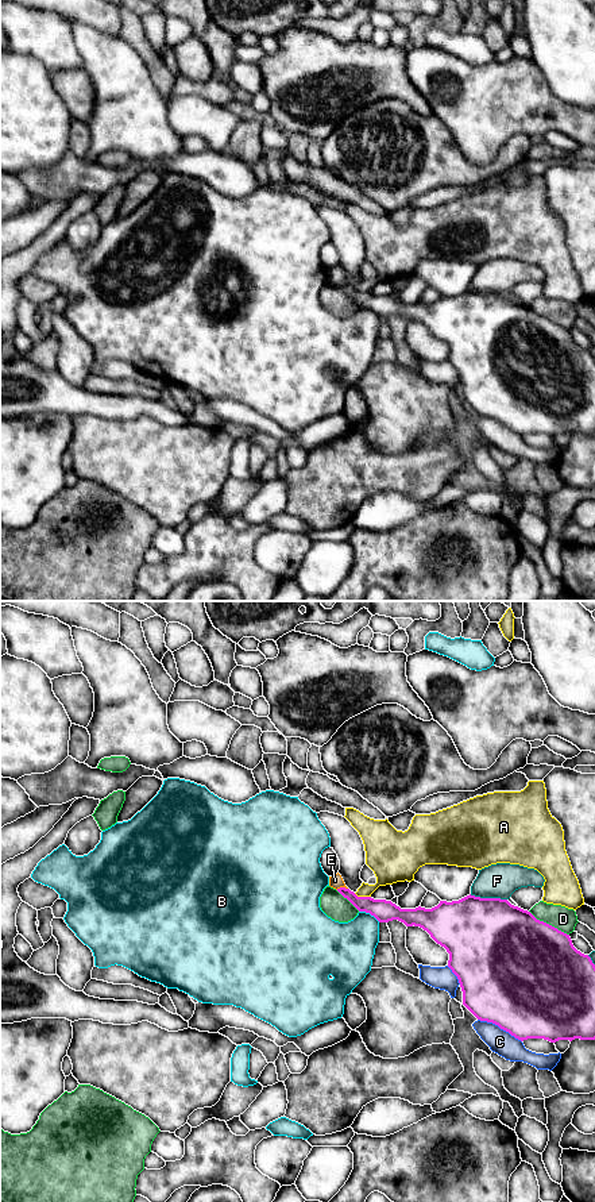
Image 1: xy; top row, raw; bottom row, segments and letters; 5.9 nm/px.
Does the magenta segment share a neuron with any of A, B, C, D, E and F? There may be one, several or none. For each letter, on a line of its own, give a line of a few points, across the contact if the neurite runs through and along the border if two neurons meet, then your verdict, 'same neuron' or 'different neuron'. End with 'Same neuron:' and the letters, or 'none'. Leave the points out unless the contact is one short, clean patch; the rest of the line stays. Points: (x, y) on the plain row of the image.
A: different neuron
B: different neuron
C: different neuron
D: different neuron
E: xy (347, 282), (336, 284) | different neuron
F: different neuron
Same neuron: none

